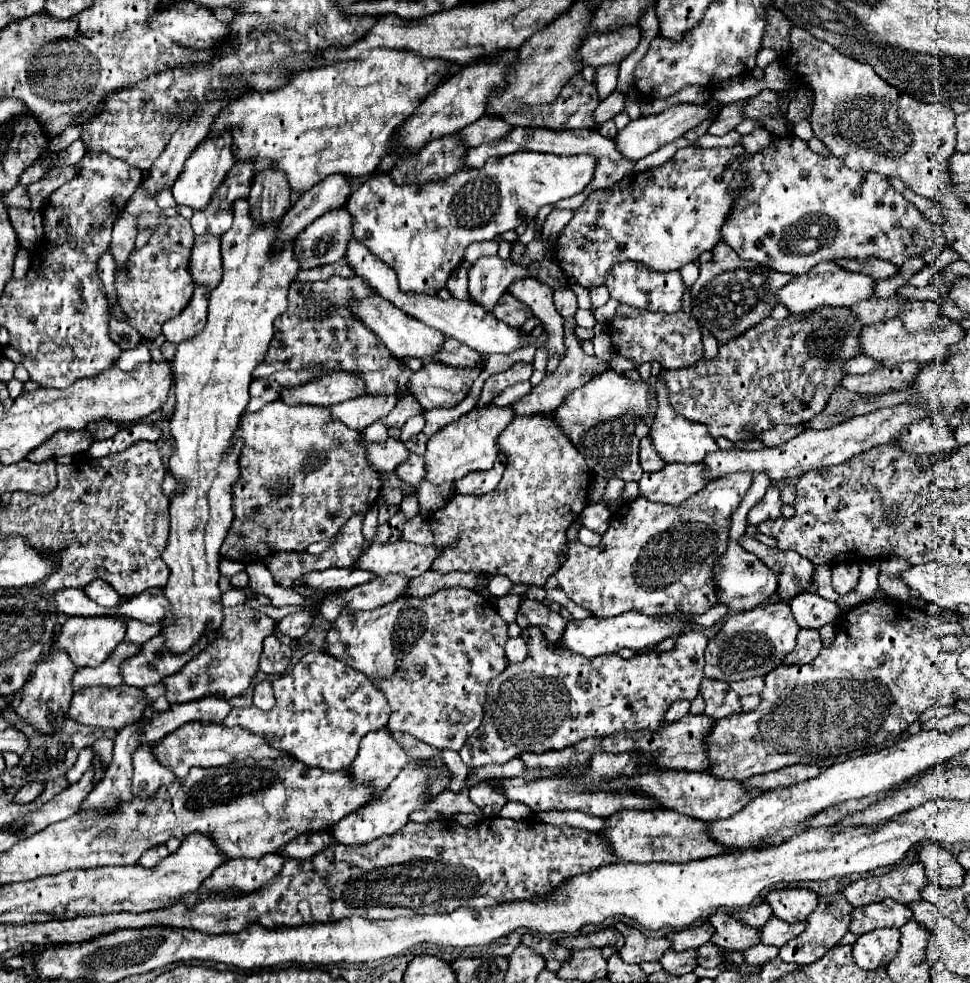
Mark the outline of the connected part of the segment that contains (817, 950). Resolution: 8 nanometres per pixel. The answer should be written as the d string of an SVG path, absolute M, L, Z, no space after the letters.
M834 893L834 895L828 895L828 897L820 897L816 911L812 911L810 917L806 919L806 931L800 933L796 939L788 941L788 945L784 945L780 949L778 957L782 961L788 961L788 963L792 961L792 963L798 963L798 965L818 961L824 953L828 953L834 945L838 945L842 941L842 937L848 933L848 927L852 923L852 909L854 907L844 897L844 893Z

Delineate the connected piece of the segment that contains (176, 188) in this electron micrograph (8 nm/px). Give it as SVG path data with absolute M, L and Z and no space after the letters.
M228 127L214 137L206 137L192 151L192 155L188 157L188 161L184 165L184 171L180 173L180 177L172 185L172 193L174 193L176 203L188 205L192 209L204 209L204 205L208 205L212 193L220 185L220 181L224 181L224 177L228 175L228 171L232 169L234 163L236 163L236 157L234 157L234 151L232 151L232 133L230 133Z

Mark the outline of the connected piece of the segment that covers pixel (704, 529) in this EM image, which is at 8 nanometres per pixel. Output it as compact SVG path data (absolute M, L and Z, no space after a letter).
M730 473L710 481L700 493L692 495L688 501L680 505L668 507L662 503L648 501L646 497L622 503L614 511L610 527L602 535L602 543L596 549L590 549L582 543L570 543L568 561L552 577L548 577L544 589L558 587L566 591L566 595L576 605L586 607L596 617L612 617L628 609L636 609L648 615L662 615L676 611L692 615L706 613L718 601L714 567L718 565L720 557L726 553L730 517L740 505L750 485L752 485L752 473Z

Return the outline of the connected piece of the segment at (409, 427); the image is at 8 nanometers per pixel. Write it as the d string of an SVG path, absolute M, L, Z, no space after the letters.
M416 415L416 417L412 417L410 421L406 421L406 425L402 427L402 441L406 441L408 437L420 433L422 427L424 427L424 417L422 417L422 415Z

